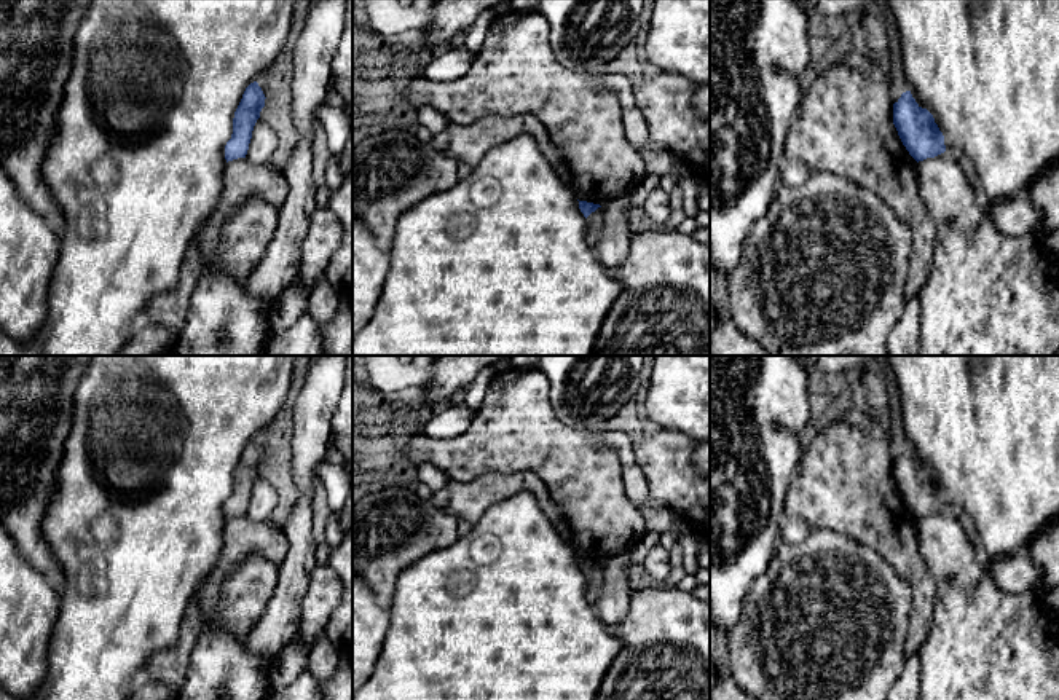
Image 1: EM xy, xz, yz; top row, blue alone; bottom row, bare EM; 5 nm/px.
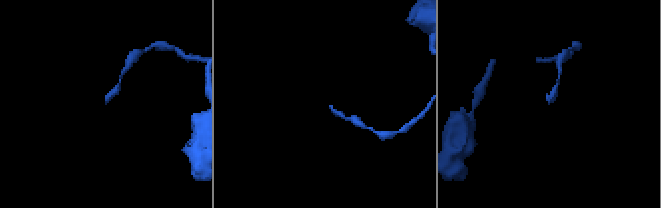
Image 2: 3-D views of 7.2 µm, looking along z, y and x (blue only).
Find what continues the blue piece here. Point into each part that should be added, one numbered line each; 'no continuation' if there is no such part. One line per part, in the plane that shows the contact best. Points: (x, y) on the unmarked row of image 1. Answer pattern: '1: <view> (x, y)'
no continuation

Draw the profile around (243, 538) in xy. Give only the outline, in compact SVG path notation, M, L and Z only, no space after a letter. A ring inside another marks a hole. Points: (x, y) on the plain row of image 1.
M246 515L228 518L223 549L211 574L196 590L199 609L212 617L220 600L222 582L247 556L260 555L281 564L289 550L284 528L273 521L252 521Z

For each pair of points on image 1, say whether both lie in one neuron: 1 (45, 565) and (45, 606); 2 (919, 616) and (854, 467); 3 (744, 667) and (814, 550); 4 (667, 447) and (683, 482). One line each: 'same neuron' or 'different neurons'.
1: different neurons
2: same neuron
3: same neuron
4: same neuron

